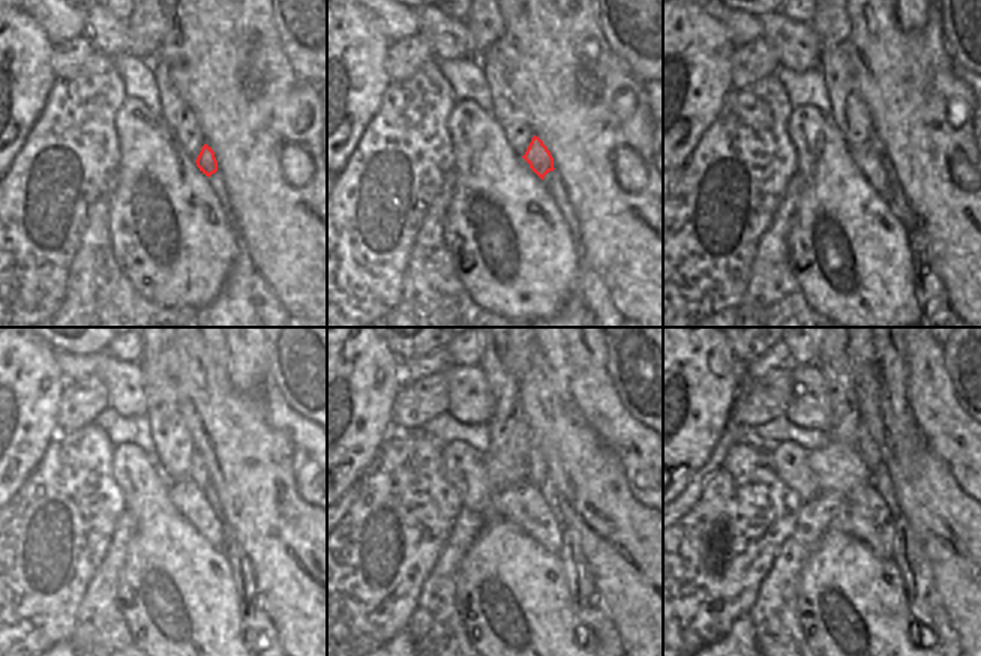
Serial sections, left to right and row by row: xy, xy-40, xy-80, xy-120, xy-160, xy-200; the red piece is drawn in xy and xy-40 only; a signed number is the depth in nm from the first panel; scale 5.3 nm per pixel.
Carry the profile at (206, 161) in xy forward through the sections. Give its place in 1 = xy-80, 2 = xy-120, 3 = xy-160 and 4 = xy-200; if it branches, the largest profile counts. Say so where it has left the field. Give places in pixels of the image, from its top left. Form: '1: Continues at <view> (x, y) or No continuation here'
1: Continues at xy-80 (875, 143)
2: Continues at xy-120 (198, 472)
3: Continues at xy-160 (537, 473)
4: Continues at xy-200 (866, 445).

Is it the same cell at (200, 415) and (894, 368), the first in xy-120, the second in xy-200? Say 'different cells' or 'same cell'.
different cells

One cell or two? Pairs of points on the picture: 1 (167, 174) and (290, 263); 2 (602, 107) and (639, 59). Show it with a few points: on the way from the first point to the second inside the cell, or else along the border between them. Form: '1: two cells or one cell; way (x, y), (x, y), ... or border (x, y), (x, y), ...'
1: two cells; border (231, 219), (237, 231)
2: two cells; border (608, 42), (612, 53), (642, 81)

